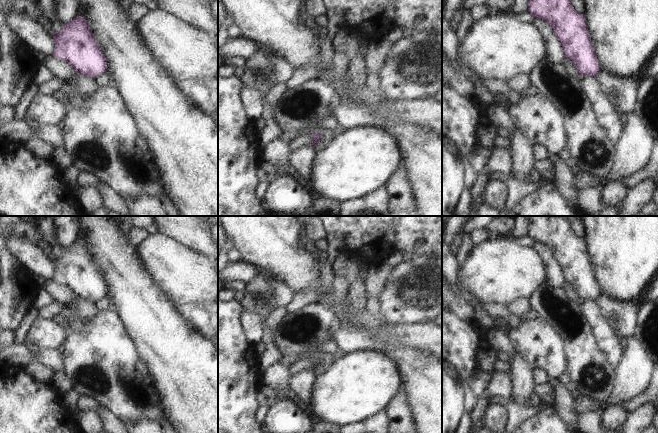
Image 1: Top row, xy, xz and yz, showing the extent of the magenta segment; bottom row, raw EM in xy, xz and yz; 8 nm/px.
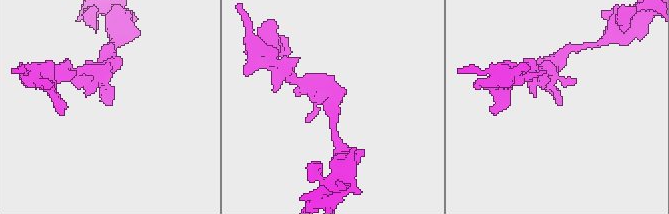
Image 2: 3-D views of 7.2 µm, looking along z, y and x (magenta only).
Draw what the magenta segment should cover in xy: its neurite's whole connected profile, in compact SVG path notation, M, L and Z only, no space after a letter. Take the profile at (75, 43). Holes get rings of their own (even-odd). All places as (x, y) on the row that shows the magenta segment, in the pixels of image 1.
M77 16L53 35L55 58L65 60L79 75L95 78L107 72L107 60L95 40L89 23Z

